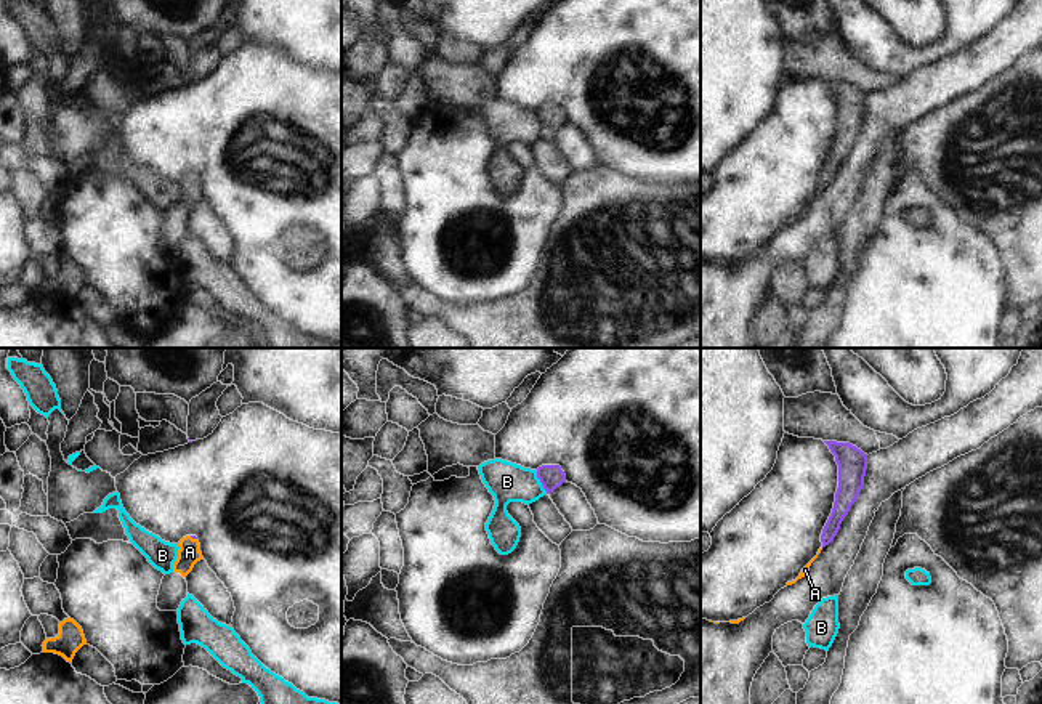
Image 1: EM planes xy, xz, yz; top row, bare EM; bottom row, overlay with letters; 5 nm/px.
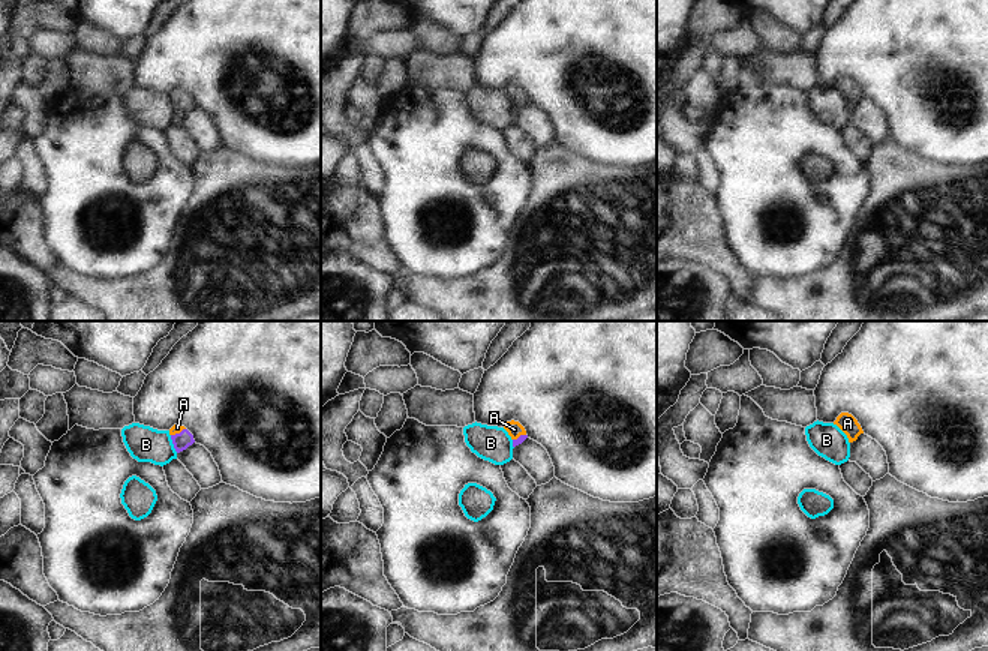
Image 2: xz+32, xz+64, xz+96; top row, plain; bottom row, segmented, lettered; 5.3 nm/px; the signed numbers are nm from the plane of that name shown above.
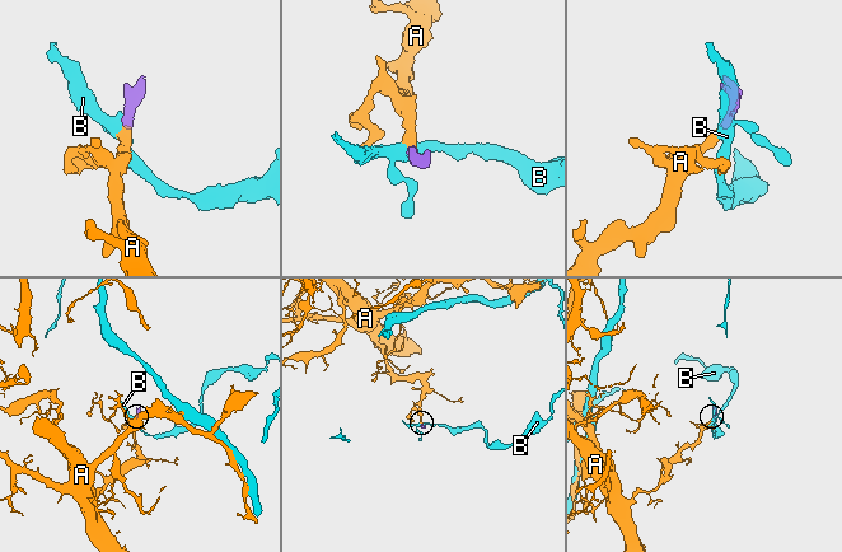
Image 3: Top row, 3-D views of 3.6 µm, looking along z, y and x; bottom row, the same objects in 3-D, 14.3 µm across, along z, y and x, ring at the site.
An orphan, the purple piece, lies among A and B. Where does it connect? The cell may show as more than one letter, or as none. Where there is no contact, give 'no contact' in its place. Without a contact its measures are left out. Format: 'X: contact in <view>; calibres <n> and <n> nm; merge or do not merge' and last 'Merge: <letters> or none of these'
A: contact in xy; calibres 20 and 110 nm; merge
B: contact in xz; calibres 120 and 200 nm; do not merge
Merge: A

